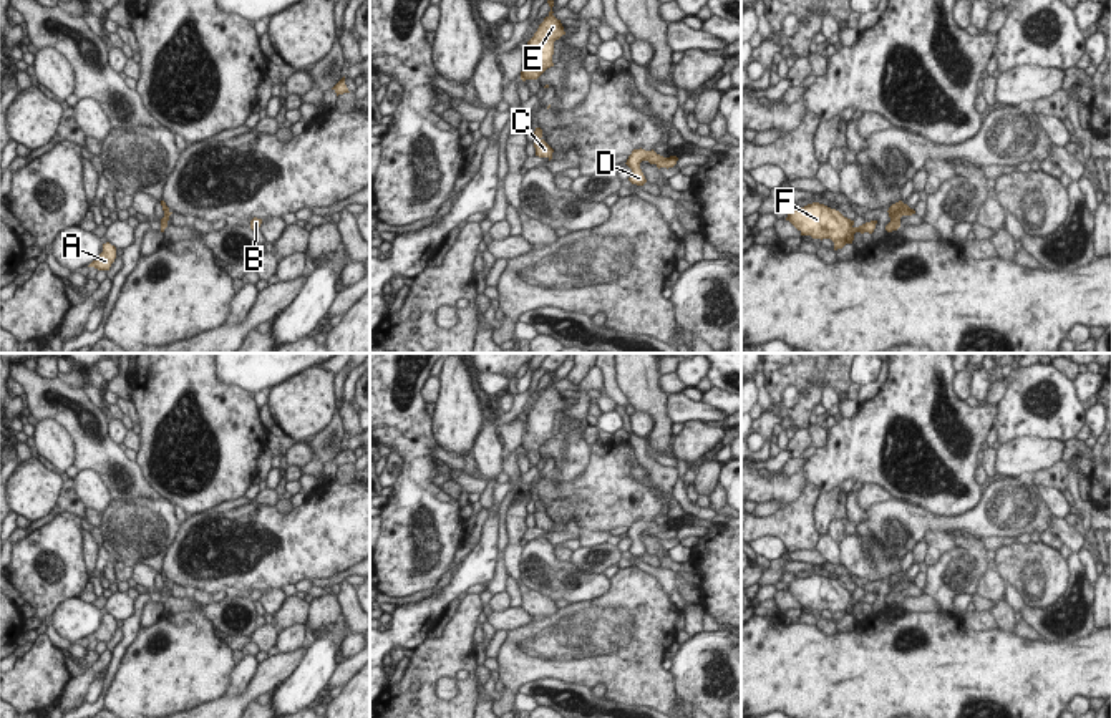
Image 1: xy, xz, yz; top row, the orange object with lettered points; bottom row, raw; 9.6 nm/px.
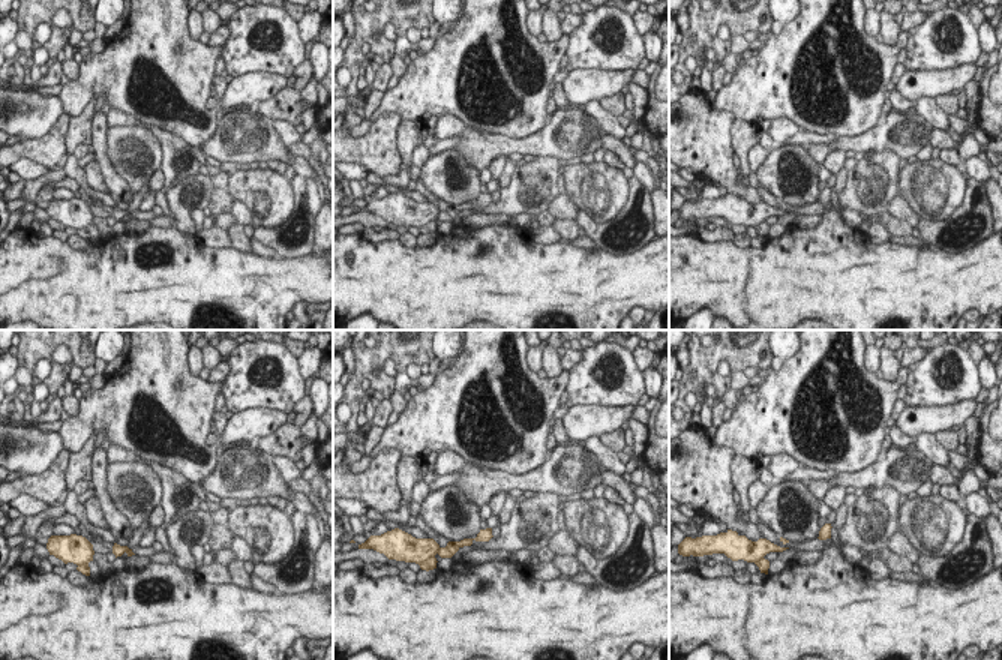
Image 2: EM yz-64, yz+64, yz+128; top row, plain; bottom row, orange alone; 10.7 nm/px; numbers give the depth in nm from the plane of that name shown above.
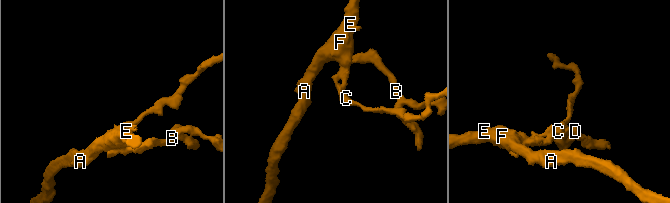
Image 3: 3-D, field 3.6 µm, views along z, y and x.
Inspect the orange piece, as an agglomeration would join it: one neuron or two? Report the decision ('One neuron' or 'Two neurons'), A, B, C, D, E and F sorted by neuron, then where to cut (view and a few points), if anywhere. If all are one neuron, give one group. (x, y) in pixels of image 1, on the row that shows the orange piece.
Two neurons. Groups: A E F / B C D. Split along yz (853, 228), (834, 242)

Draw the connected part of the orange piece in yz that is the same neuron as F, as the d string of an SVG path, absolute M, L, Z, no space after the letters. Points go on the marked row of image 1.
M819 202L793 209L786 221L789 221L801 235L811 235L821 240L831 239L832 242L846 239L854 226L854 221Z

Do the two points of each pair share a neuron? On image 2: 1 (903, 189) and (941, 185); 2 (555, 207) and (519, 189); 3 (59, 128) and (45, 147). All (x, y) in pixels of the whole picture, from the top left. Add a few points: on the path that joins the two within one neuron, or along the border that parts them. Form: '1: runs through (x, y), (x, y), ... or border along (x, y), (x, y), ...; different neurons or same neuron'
1: runs through (912, 186), (932, 185); same neuron
2: border along (560, 194), (546, 210); different neurons
3: runs through (57, 132), (50, 143); same neuron

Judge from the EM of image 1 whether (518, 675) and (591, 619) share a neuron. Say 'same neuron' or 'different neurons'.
same neuron

